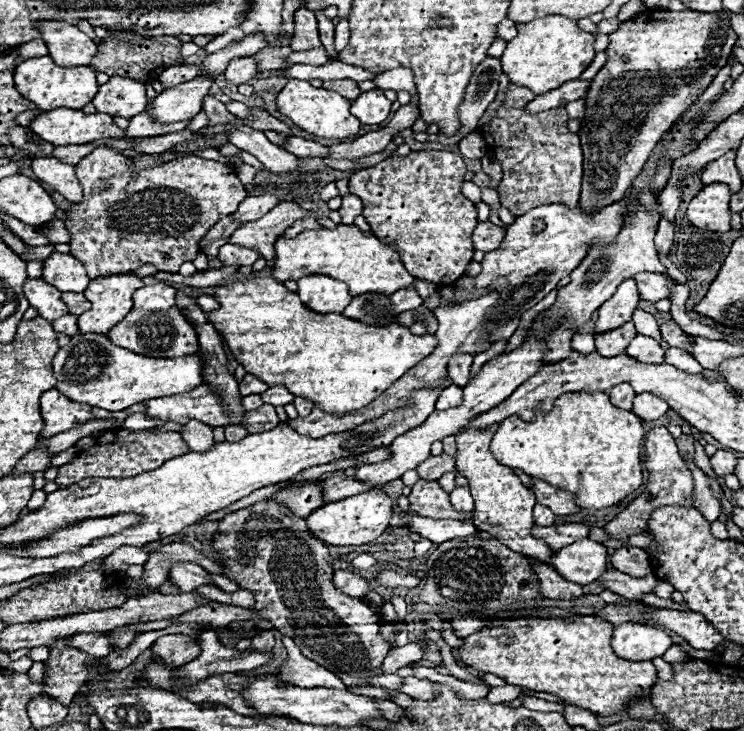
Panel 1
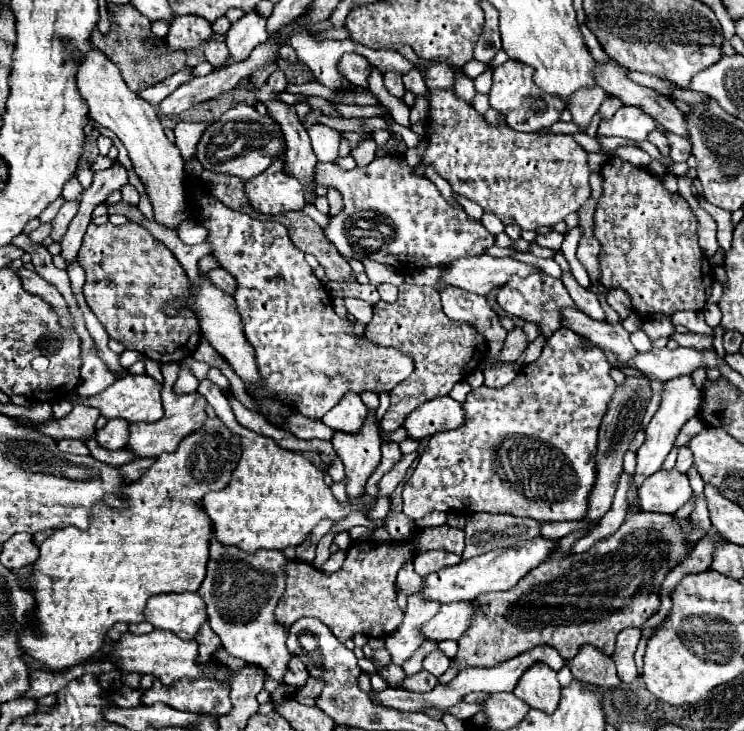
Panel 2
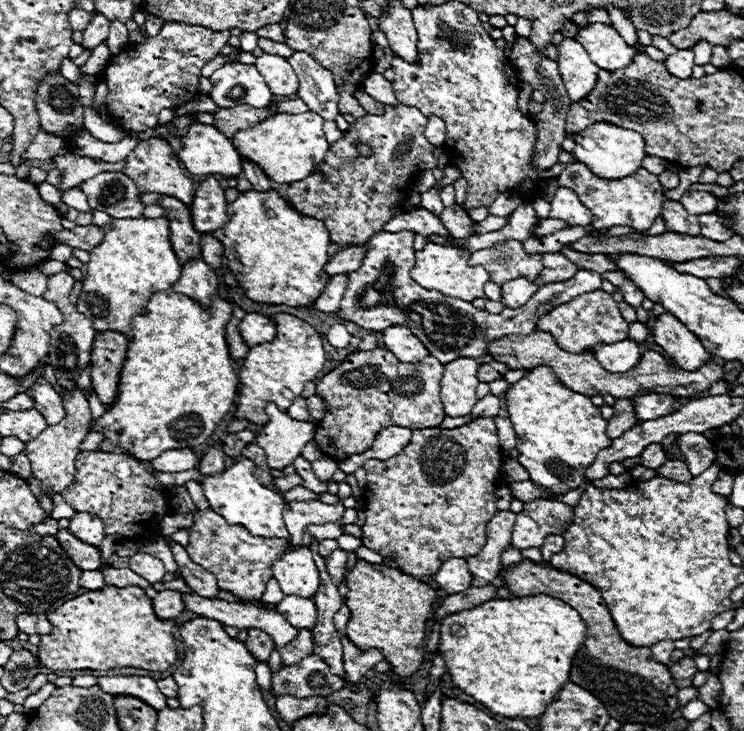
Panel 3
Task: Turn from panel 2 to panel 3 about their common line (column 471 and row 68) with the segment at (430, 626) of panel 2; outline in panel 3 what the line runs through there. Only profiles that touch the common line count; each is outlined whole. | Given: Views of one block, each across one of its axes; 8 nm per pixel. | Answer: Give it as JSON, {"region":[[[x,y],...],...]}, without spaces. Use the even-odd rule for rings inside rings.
{"region":[[[586,24],[578,26],[576,38],[584,48],[588,48],[588,54],[592,56],[592,62],[596,62],[602,70],[616,70],[624,68],[632,62],[632,56],[636,54],[622,36],[606,24]]]}

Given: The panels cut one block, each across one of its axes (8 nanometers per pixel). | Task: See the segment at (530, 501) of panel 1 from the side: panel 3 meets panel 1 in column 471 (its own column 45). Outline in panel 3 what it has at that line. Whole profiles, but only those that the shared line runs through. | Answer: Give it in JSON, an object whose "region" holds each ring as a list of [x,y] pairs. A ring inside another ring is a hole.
{"region":[[[70,390],[66,392],[68,398],[64,398],[64,408],[66,408],[66,418],[62,422],[58,422],[56,426],[48,426],[36,440],[26,442],[26,456],[32,462],[32,474],[34,478],[38,478],[42,482],[42,488],[50,494],[50,488],[54,488],[56,492],[62,492],[66,486],[72,484],[72,476],[76,472],[74,468],[74,460],[80,452],[80,444],[84,442],[86,434],[90,432],[90,408],[88,408],[88,400],[84,398],[82,390]]]}

